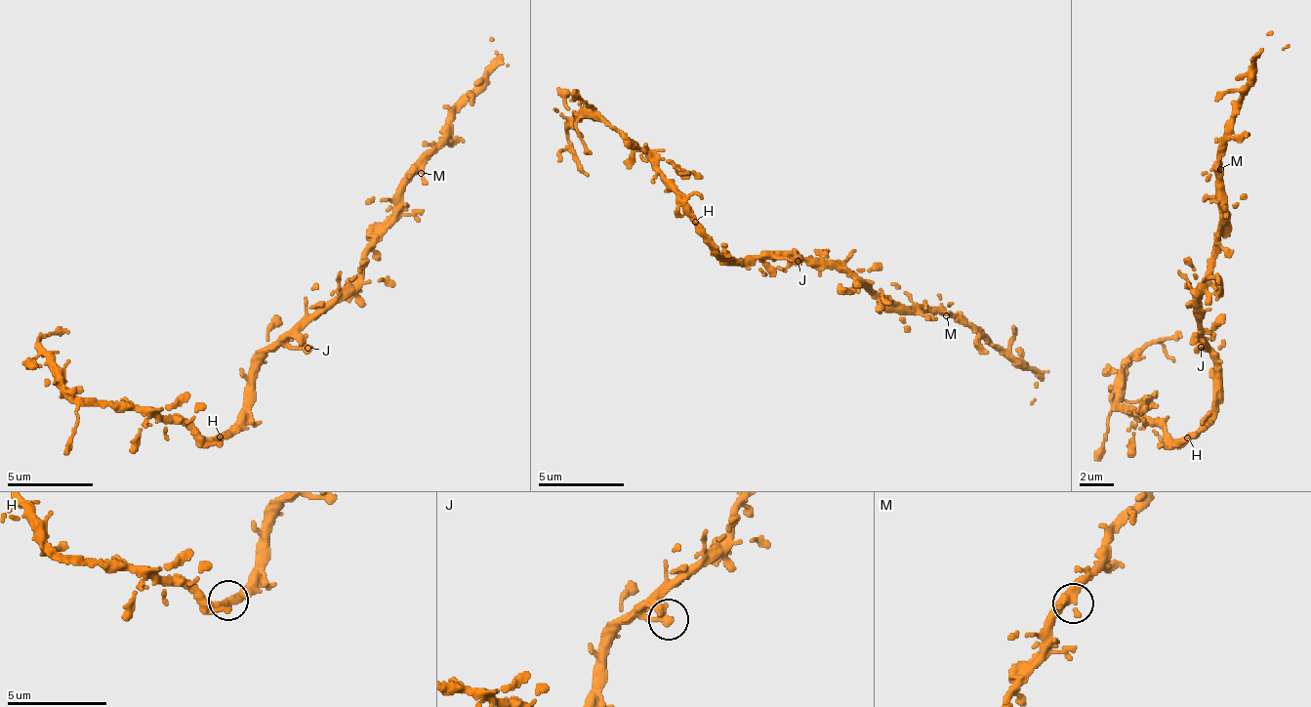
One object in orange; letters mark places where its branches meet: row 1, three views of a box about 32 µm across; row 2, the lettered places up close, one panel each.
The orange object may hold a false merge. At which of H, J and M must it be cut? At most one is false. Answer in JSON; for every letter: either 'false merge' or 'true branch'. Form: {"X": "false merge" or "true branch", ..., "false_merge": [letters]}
{"H": "true branch", "J": "true branch", "M": "true branch", "false_merge": []}

